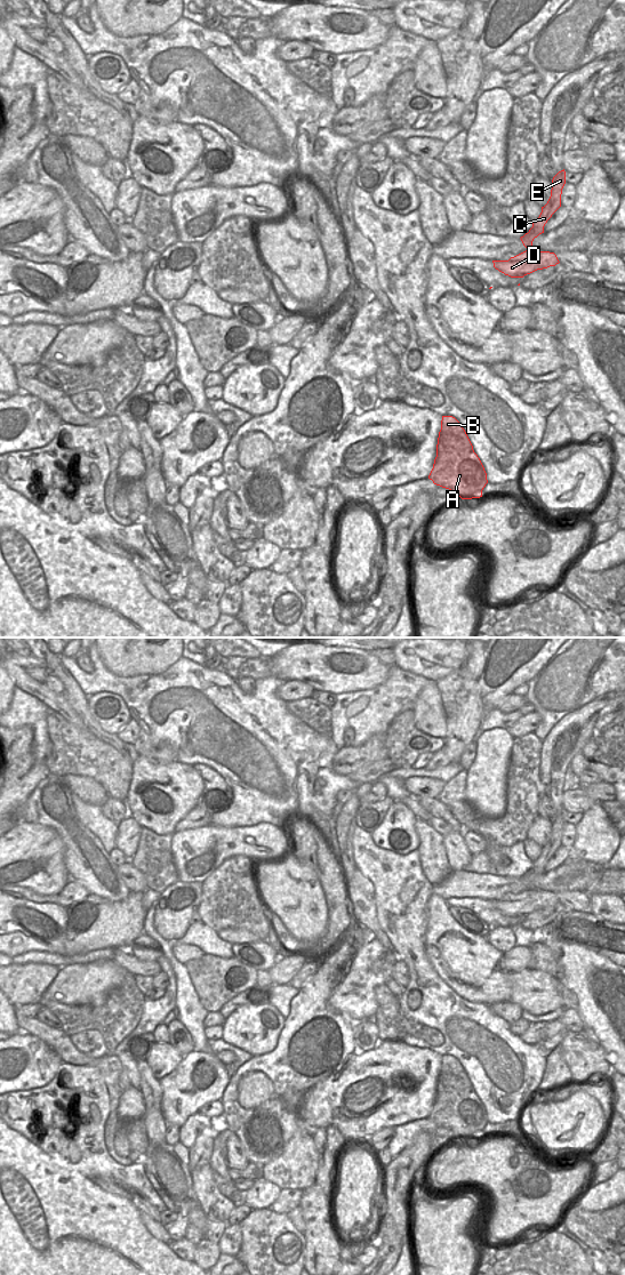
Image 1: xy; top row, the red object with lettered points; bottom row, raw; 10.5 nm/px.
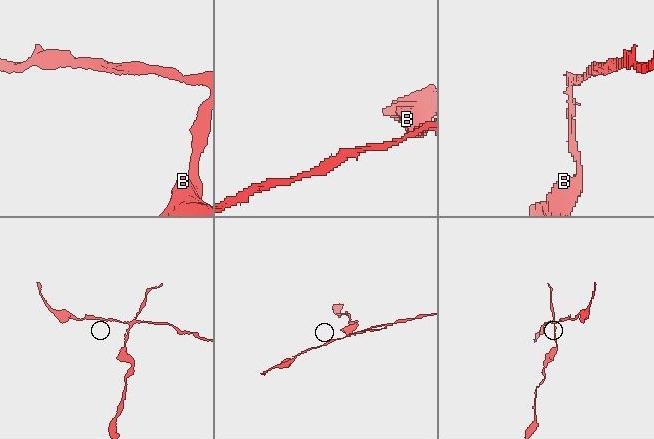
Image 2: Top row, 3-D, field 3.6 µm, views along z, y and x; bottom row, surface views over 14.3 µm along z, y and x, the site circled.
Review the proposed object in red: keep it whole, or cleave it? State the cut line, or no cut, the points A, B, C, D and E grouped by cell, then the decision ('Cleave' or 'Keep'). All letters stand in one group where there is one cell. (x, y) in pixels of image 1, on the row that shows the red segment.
Split along xy (505, 273), (521, 273), (523, 275). Groups: A B C E / D. Cleave

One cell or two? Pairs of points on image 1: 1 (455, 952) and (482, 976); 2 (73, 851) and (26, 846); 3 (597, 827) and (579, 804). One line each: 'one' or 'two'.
1: one
2: two
3: two

